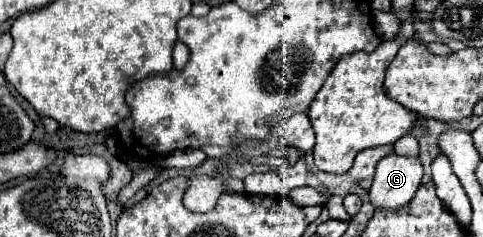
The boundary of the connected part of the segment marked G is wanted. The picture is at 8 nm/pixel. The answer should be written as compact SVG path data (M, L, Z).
M390 154L376 166L370 200L374 208L398 208L410 202L422 180L422 164L418 158Z

